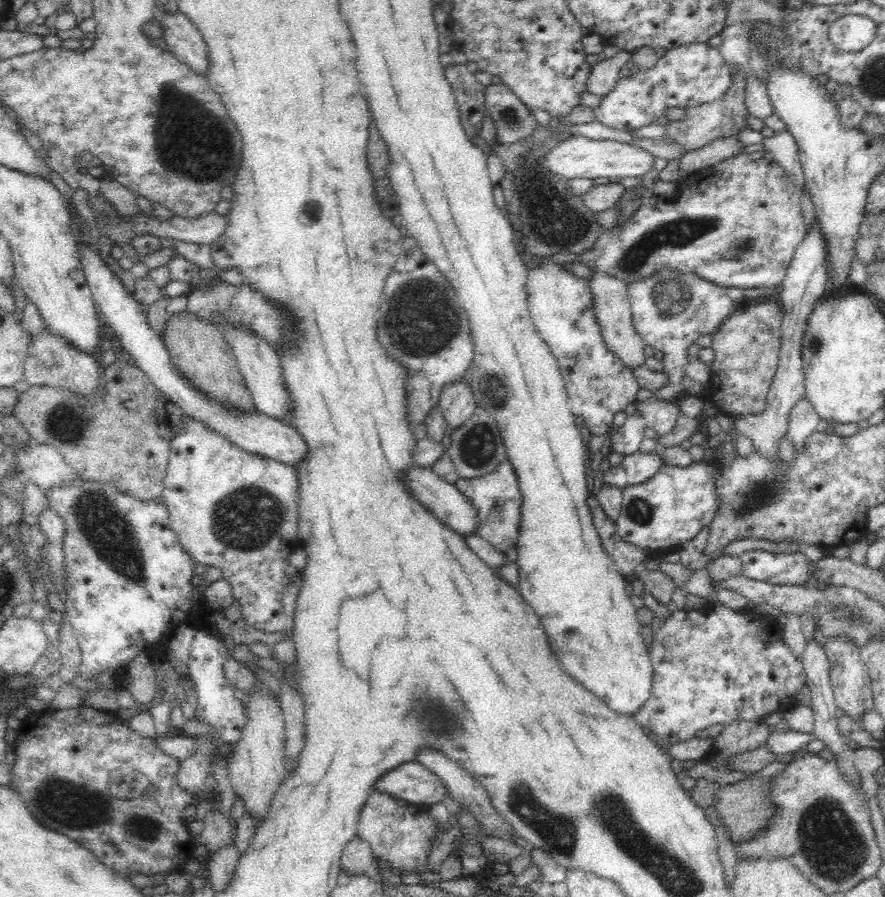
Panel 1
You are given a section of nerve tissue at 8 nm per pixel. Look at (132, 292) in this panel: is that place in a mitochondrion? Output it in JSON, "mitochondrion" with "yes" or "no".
{"mitochondrion":"no"}

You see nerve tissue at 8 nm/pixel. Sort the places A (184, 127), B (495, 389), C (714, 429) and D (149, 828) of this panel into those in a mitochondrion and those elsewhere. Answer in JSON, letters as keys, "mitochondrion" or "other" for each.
{"A":"mitochondrion","B":"mitochondrion","C":"other","D":"mitochondrion"}

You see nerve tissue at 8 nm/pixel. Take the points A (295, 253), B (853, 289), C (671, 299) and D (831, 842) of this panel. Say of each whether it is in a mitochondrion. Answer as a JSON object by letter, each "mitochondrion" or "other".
{"A":"other","B":"other","C":"mitochondrion","D":"mitochondrion"}

